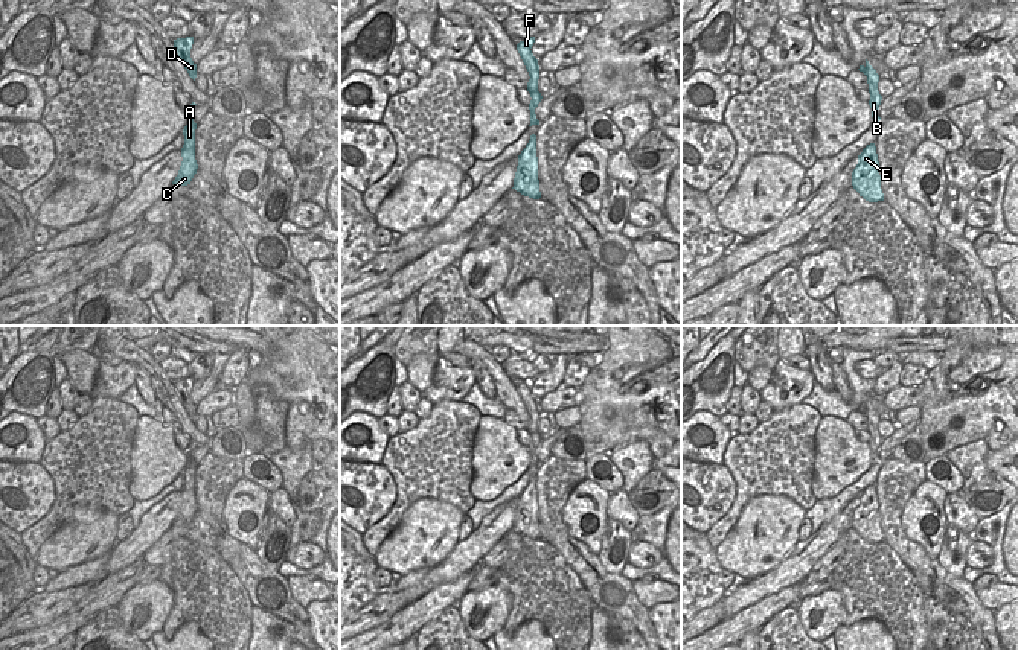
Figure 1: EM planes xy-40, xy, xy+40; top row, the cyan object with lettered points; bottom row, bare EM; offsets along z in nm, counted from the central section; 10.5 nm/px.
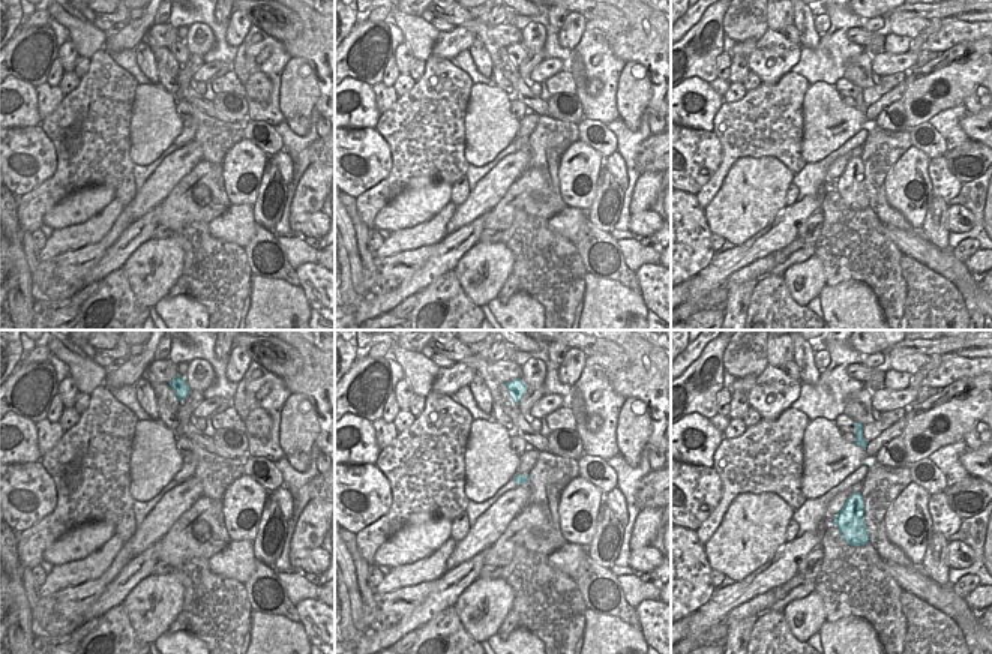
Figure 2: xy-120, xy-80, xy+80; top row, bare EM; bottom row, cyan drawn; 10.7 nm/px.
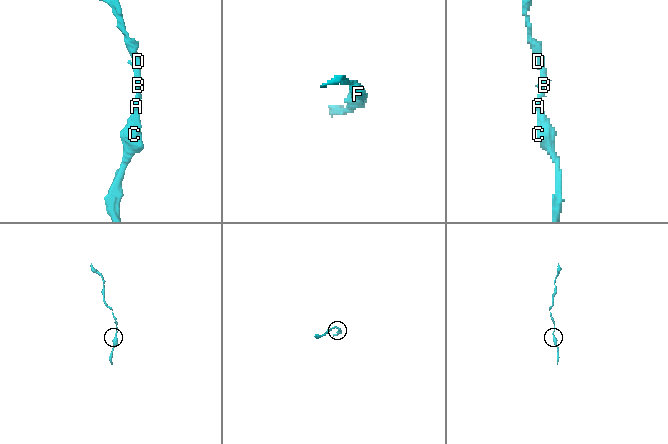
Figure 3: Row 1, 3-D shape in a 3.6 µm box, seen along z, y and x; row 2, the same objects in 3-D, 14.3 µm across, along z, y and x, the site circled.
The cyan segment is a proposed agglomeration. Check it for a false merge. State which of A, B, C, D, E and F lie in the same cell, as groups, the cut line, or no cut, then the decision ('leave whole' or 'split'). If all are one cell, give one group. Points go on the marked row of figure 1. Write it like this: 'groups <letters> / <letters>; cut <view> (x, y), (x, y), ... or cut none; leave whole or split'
groups A B C D E F; cut none; leave whole

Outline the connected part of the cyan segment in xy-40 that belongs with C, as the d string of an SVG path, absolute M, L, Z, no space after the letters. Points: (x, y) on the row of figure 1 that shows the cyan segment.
M189 117L187 125L183 129L183 135L184 135L184 145L181 148L183 161L178 175L175 177L172 184L187 186L190 184L194 175L197 174L198 164L195 160L195 129L197 129L197 123L194 122L192 117Z

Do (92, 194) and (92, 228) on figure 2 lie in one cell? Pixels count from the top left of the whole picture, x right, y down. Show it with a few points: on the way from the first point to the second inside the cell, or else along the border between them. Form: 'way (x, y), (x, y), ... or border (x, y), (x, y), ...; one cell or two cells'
border (114, 197), (86, 221), (59, 230); two cells

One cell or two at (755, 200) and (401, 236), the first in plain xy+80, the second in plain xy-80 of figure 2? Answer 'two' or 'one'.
two

